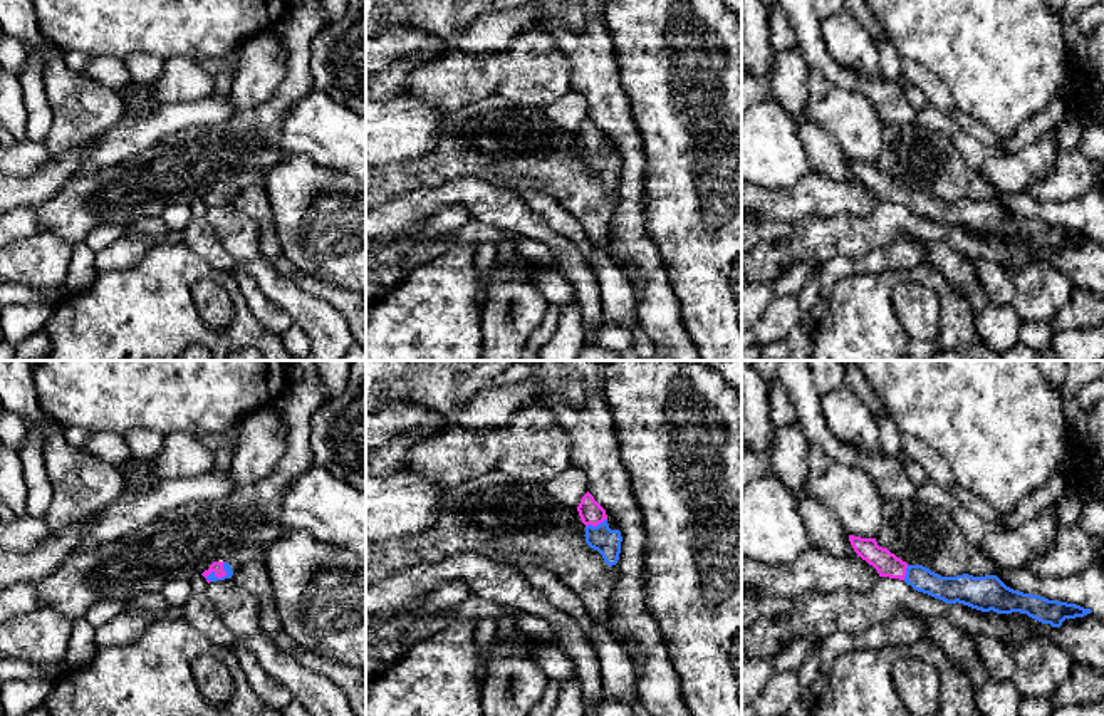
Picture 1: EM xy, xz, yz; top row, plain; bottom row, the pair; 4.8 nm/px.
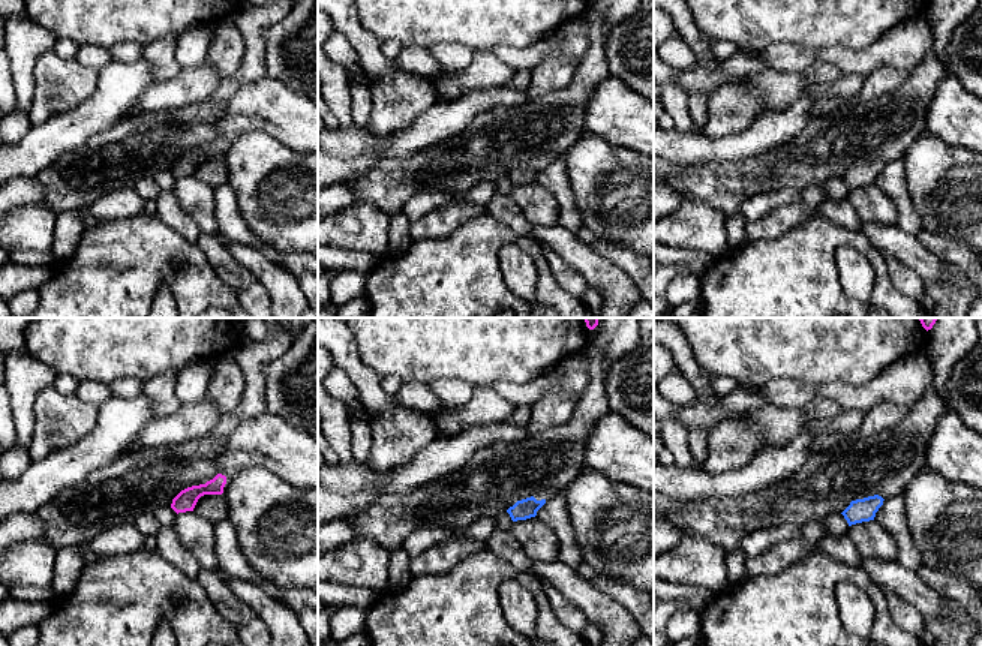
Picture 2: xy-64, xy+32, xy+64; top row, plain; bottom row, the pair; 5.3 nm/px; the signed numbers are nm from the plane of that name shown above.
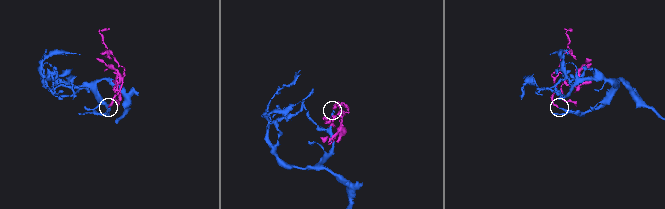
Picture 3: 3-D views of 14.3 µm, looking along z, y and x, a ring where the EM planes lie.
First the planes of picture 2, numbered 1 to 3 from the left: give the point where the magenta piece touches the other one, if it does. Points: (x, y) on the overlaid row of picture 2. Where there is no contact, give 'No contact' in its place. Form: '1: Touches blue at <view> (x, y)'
1: No contact
2: No contact
3: No contact

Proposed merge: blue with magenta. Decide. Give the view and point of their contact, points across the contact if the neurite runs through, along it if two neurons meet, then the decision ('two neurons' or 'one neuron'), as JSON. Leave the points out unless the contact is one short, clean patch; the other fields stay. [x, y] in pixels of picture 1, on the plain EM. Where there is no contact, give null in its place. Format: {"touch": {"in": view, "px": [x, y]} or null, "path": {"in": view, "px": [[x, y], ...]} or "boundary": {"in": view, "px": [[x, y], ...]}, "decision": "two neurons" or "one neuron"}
{"touch": {"in": "xy", "px": [222, 202]}, "path": {"in": "xy", "px": [[227, 191], [222, 202], [217, 191]]}, "decision": "one neuron"}

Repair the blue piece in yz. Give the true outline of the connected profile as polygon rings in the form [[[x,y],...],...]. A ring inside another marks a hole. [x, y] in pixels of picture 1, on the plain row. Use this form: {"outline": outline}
{"outline": [[[849,159],[849,166],[857,181],[872,189],[879,201],[904,205],[914,215],[946,228],[958,226],[982,236],[1020,236],[1052,252],[1060,252],[1065,243],[1084,241],[1092,236],[1075,228],[1013,215],[997,200],[973,201],[963,198],[941,201],[923,189],[908,189],[888,173],[879,171],[876,163]]]}

